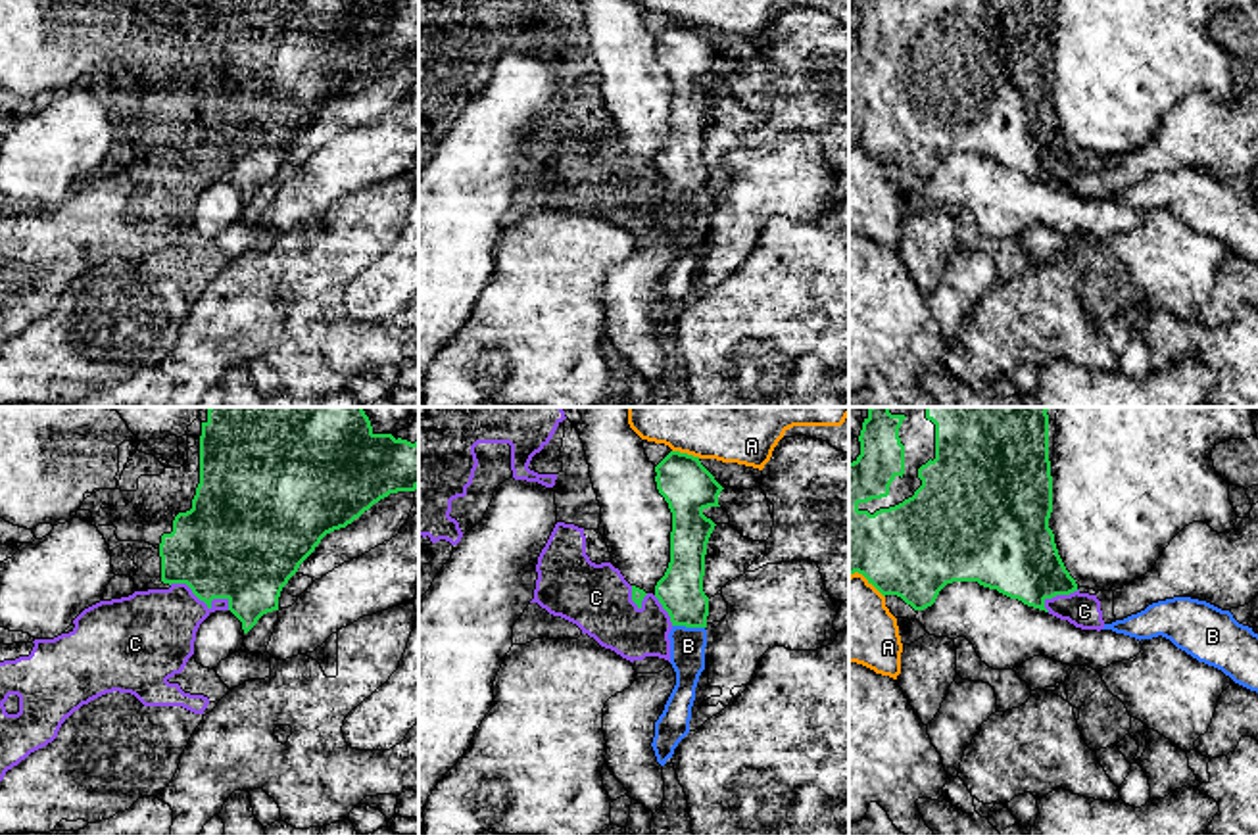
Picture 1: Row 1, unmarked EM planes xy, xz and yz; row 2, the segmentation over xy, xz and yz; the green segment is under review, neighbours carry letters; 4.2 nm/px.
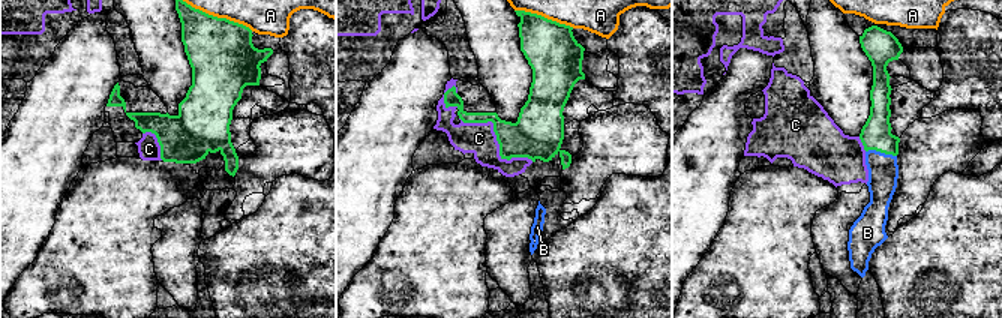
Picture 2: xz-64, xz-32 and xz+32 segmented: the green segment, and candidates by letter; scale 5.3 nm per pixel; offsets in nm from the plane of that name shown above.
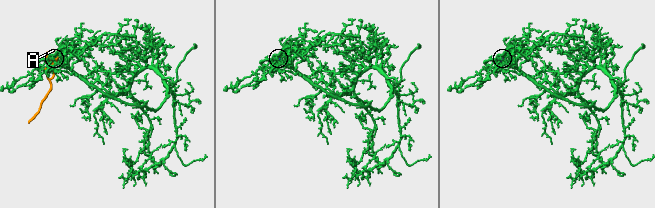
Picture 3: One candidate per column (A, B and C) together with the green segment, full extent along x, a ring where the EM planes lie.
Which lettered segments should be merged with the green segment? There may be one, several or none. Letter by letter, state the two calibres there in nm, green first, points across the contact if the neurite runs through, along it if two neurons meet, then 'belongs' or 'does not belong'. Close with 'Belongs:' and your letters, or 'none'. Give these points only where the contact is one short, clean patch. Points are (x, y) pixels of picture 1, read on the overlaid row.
A: calibres 220 and 440 nm; does not belong
B: calibres 190 and 140 nm; way xz (680, 592), (688, 607), (688, 626), (688, 645); belongs
C: calibres 440 and 360 nm; does not belong
Belongs: B

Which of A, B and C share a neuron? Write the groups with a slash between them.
A / B / C

